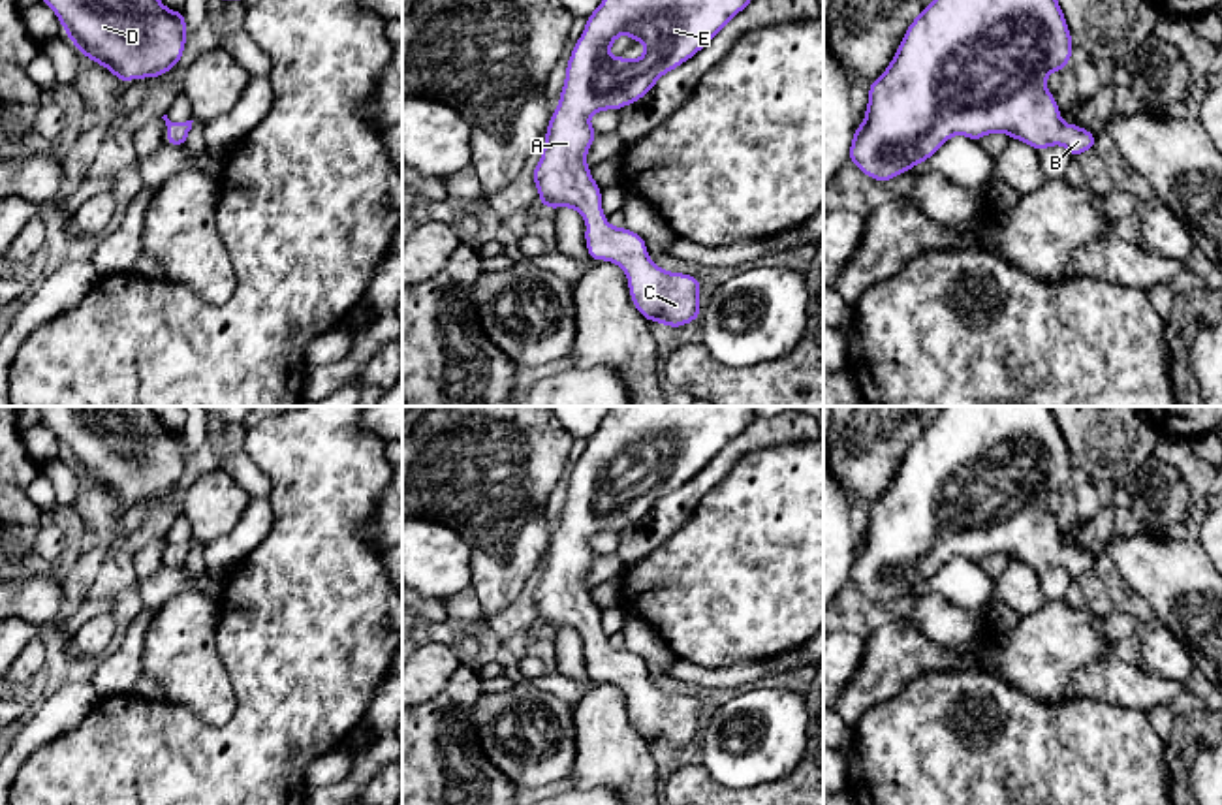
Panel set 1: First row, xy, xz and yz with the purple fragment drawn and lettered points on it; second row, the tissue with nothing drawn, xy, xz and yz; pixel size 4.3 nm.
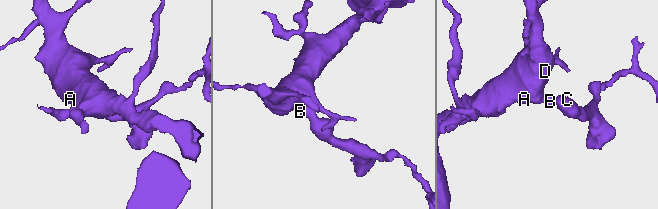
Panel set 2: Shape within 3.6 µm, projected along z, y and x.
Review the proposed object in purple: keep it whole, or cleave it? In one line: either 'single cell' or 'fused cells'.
single cell

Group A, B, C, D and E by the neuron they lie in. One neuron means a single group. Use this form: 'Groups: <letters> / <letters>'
Groups: A B C D E

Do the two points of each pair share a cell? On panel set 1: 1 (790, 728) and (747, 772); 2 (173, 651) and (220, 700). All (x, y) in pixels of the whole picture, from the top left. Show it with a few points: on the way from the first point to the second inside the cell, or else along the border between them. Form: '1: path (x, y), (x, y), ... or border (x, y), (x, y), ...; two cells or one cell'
1: path (777, 743), (773, 747), (773, 760), (762, 762); one cell
2: path (185, 662), (209, 689); one cell

